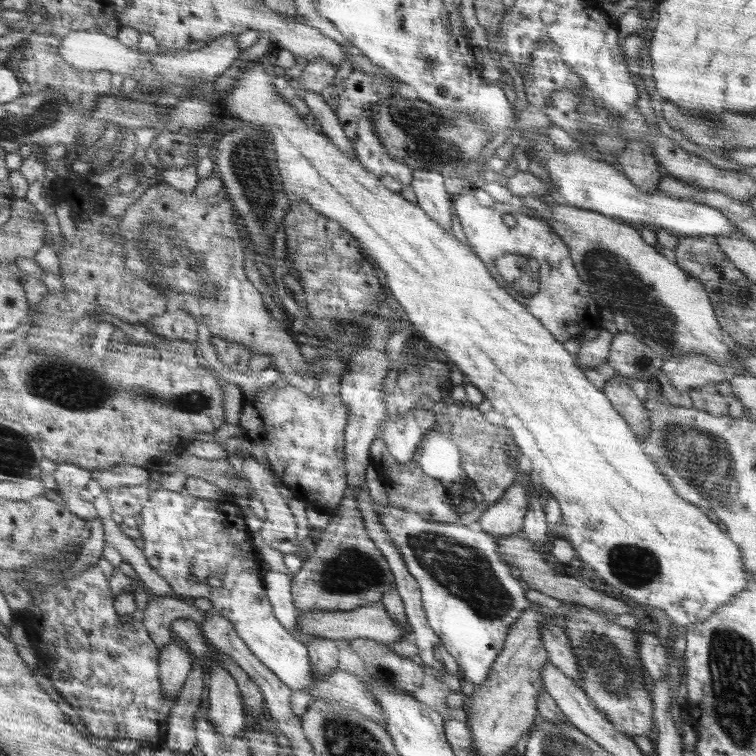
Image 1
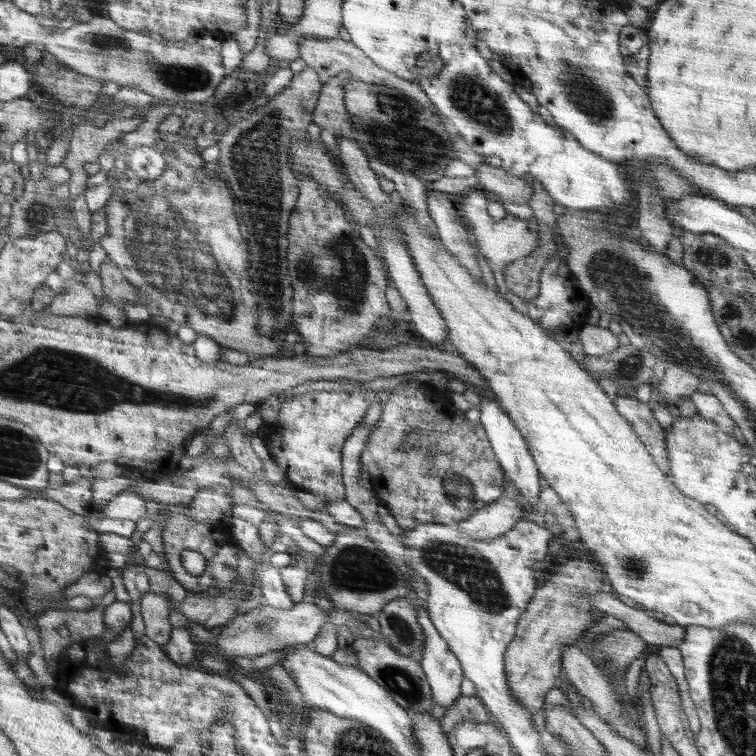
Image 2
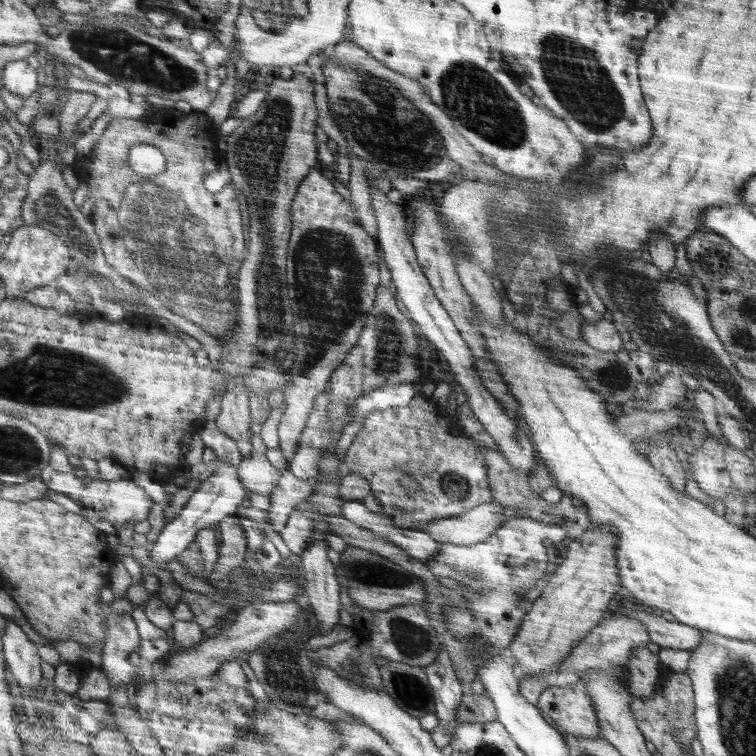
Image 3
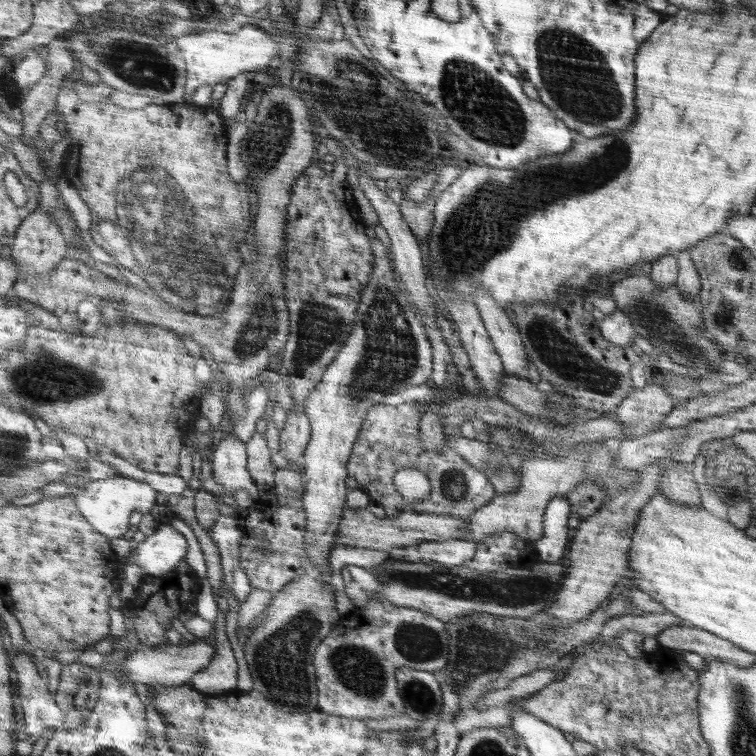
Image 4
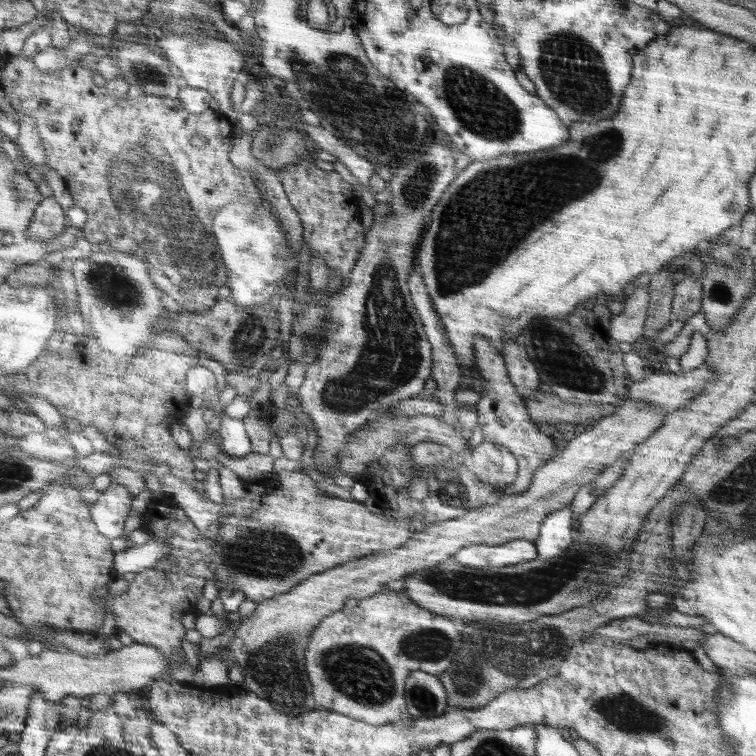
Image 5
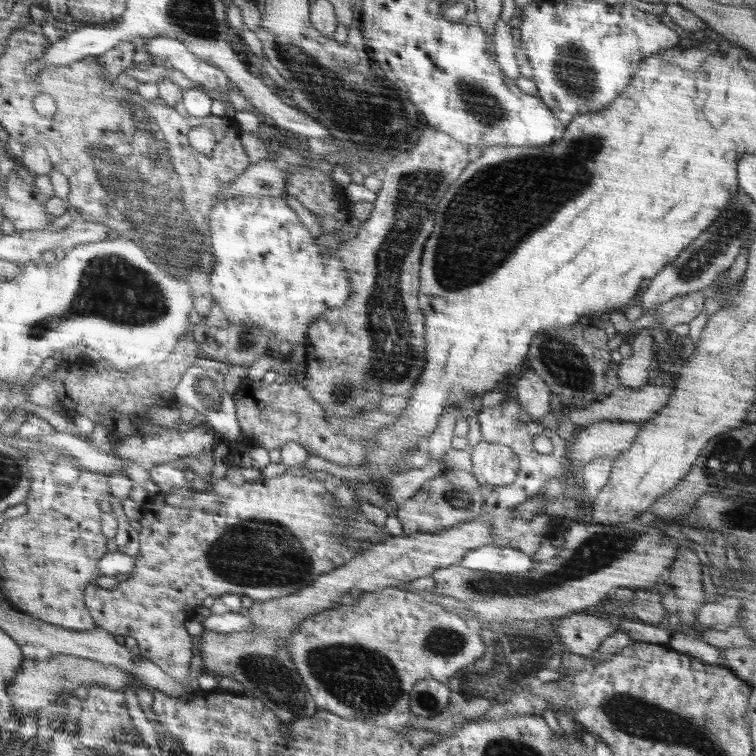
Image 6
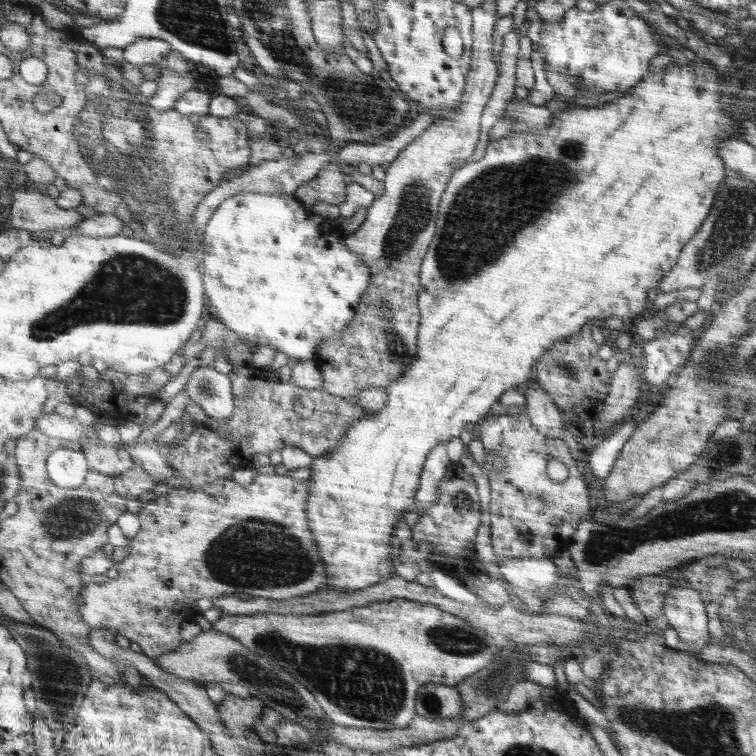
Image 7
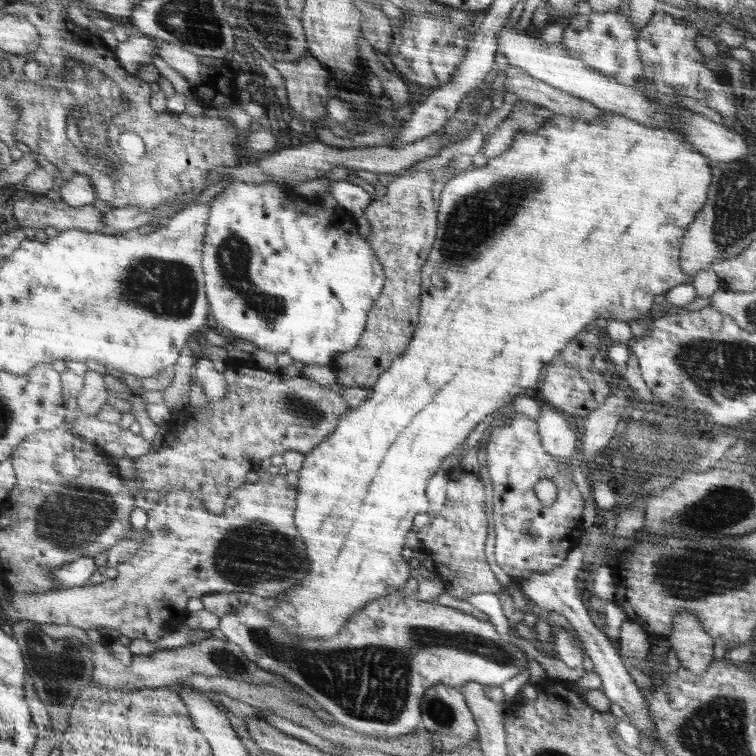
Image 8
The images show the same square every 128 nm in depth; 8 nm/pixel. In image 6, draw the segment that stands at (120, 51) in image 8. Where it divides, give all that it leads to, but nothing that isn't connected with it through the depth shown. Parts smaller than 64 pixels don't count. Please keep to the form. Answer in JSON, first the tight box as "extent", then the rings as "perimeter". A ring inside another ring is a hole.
{"extent":[144,35,230,93],"perimeter":[[[160,35],[150,37],[144,45],[152,56],[151,63],[170,62],[172,67],[183,72],[188,80],[208,90],[225,93],[230,89],[230,80],[218,65],[192,54],[178,39]]]}

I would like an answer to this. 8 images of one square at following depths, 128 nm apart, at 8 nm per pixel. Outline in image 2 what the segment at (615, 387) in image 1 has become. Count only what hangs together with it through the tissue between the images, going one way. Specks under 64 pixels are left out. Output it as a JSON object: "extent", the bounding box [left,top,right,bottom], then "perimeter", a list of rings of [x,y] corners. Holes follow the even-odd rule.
{"extent":[616,393,669,474],"perimeter":[[[626,393],[616,396],[617,411],[633,425],[634,430],[653,456],[658,466],[668,474],[669,462],[665,443],[665,431],[653,417],[647,403],[640,402],[635,396]]]}

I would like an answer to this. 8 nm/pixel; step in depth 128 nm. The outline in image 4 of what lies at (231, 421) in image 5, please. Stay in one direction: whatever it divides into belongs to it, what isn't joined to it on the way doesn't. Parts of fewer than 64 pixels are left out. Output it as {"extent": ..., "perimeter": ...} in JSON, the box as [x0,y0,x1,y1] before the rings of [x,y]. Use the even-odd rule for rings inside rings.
{"extent":[211,434,261,501],"perimeter":[[[235,434],[214,446],[213,478],[211,483],[220,484],[226,494],[232,496],[237,490],[245,490],[254,501],[261,494],[247,471],[246,442]]]}

